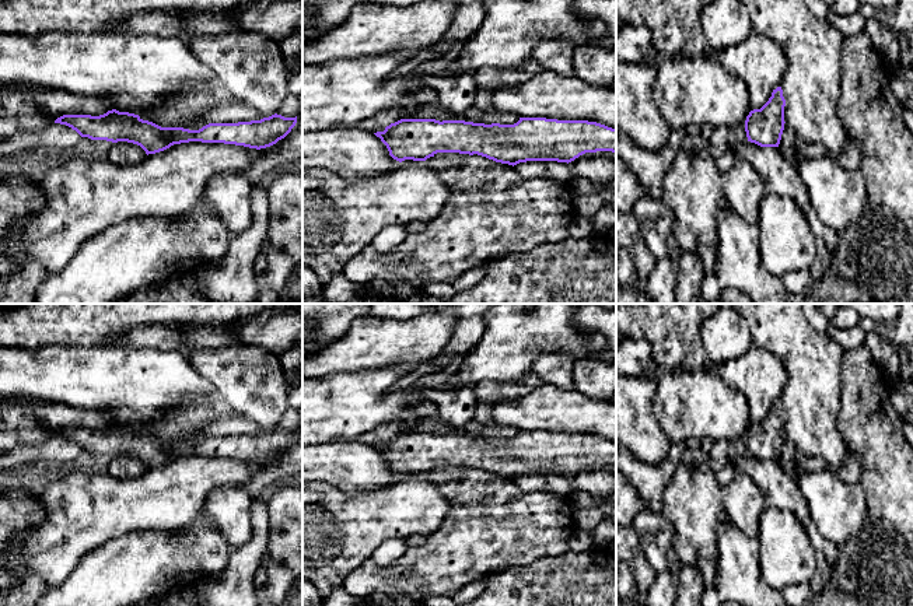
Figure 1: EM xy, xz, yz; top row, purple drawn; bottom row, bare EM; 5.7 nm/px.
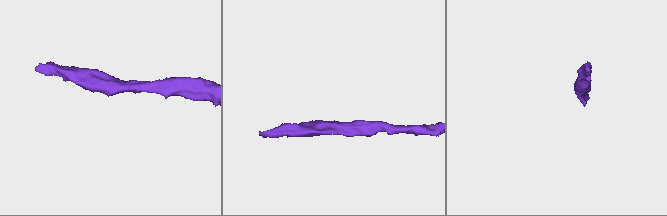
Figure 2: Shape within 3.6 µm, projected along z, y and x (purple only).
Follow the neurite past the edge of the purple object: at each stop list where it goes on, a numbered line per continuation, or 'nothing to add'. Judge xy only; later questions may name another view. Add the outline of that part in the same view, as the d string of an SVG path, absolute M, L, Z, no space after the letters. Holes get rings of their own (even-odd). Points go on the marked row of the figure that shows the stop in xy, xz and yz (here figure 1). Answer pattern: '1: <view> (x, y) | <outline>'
nothing to add

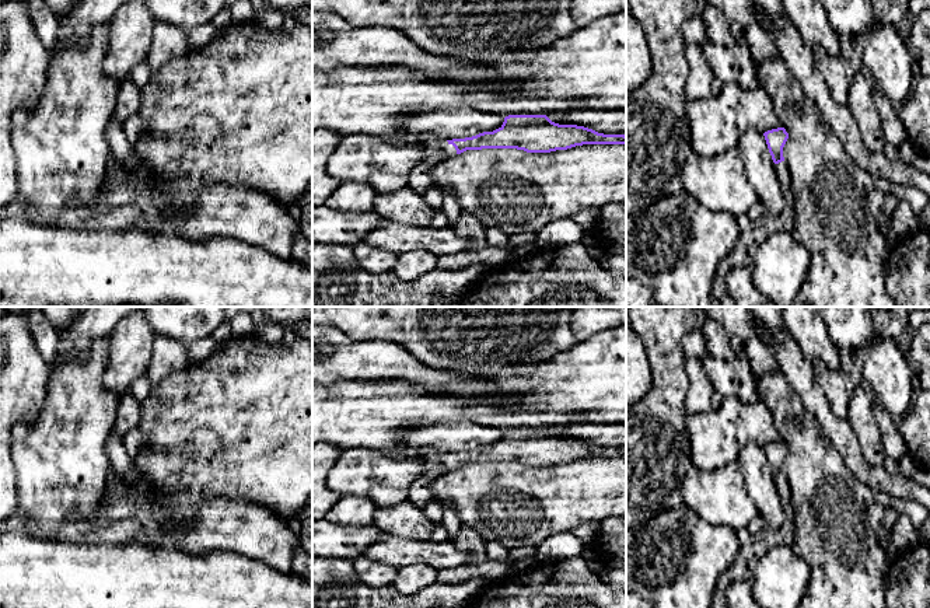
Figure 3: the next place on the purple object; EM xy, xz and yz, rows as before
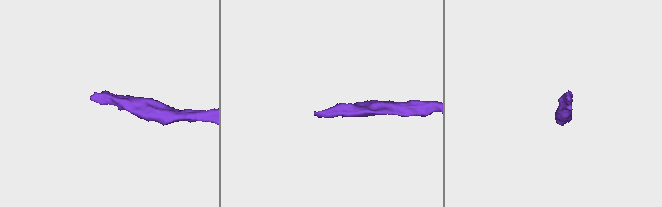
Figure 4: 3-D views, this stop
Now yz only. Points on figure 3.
1: yz (782, 168) | M782 161L779 164L775 164L775 170L783 192L786 193L787 198L790 198L790 174L787 163Z

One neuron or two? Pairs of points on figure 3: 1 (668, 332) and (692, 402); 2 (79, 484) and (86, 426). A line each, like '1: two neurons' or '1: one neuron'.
1: two neurons
2: one neuron

